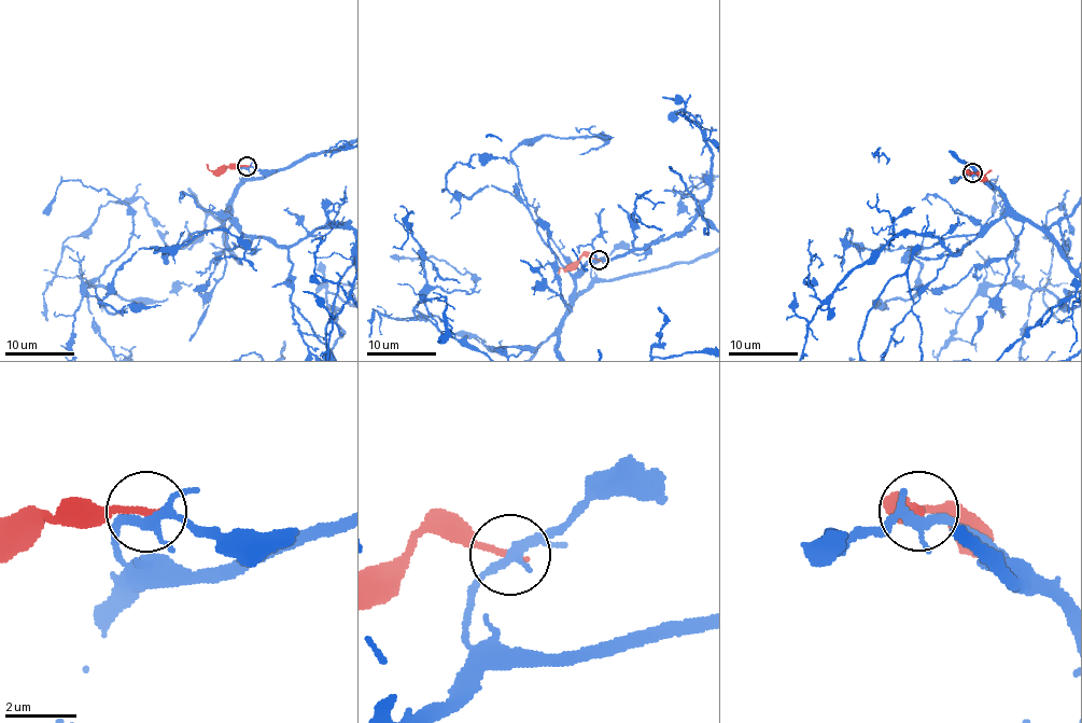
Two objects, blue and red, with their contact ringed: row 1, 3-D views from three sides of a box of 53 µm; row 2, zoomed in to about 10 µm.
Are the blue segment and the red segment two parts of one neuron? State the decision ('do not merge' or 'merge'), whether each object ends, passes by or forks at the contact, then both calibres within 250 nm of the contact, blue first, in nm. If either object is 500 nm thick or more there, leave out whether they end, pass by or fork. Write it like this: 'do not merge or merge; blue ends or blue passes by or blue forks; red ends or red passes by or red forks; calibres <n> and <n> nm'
do not merge; blue forks; red ends; calibres 240 and 180 nm

